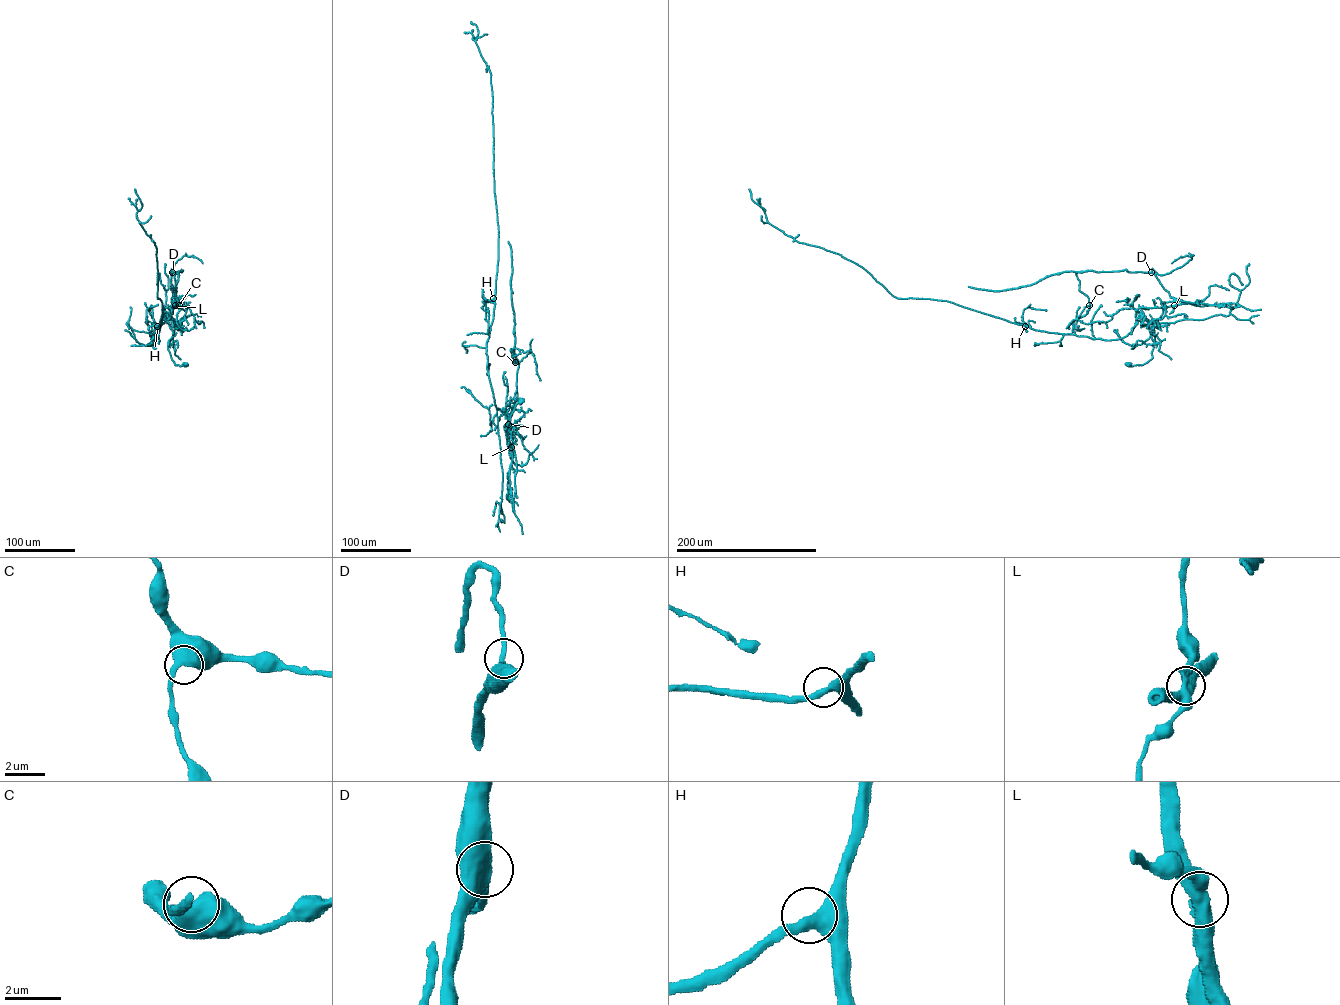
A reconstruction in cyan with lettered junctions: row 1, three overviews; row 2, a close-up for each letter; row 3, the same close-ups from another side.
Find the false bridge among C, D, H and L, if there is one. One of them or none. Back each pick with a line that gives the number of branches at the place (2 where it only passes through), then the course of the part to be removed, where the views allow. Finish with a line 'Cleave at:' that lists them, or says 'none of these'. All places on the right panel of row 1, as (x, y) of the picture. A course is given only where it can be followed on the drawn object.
L: Branches: 2. Course of the part to remove: (1174, 305), (1176, 300), (1153, 273), (1126, 269), (1063, 271), (1031, 285), (999, 291), (968, 286)
Cleave at: L

